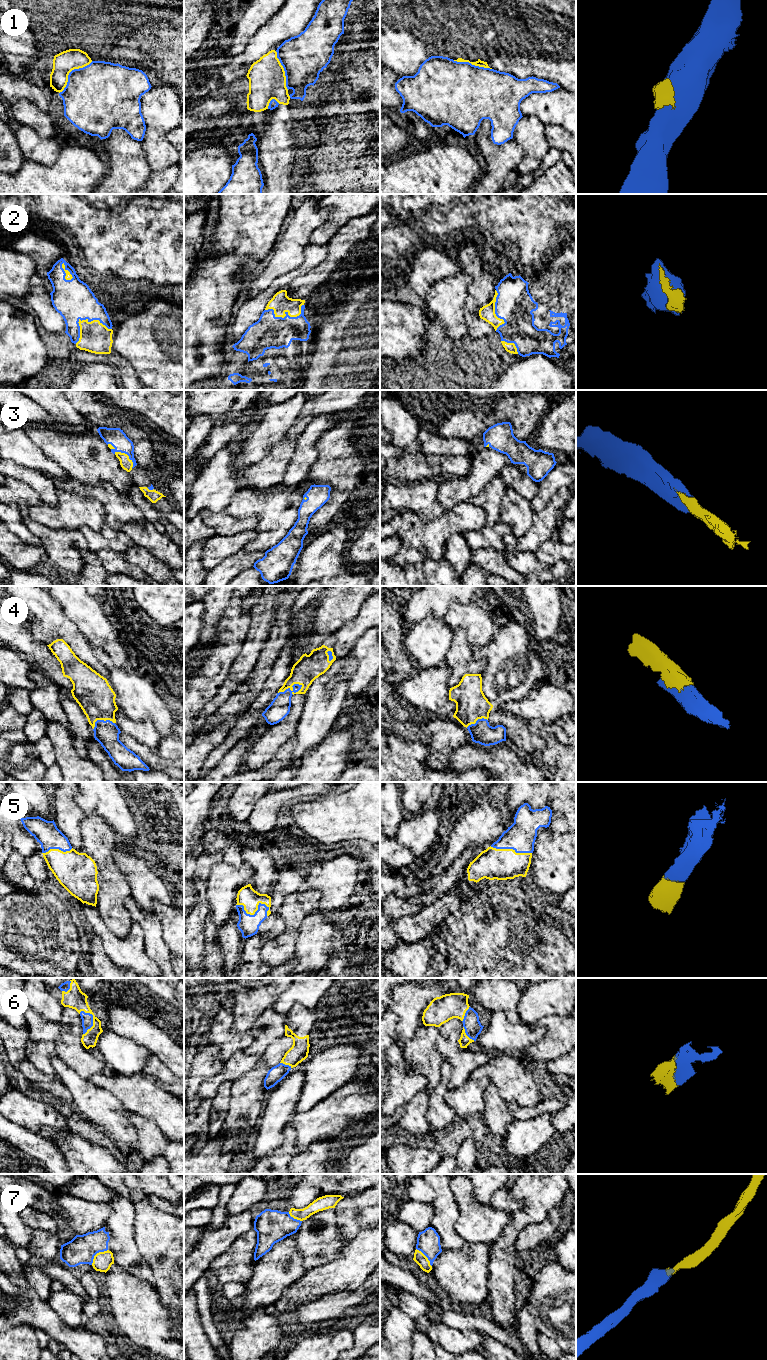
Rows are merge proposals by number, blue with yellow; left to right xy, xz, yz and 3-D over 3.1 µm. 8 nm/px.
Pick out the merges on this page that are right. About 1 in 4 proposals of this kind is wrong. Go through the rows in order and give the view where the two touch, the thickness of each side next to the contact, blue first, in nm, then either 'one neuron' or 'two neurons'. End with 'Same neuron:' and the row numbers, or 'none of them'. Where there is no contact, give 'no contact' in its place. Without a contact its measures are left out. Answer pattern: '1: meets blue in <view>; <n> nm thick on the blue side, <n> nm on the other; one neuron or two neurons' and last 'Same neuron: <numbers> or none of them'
1: meets blue in xy; 460 nm thick on the blue side, 180 nm on the other; two neurons
2: meets blue in xy; 320 nm thick on the blue side, 240 nm on the other; one neuron
3: meets blue in xy; 150 nm thick on the blue side, 90 nm on the other; one neuron
4: meets blue in xz; 160 nm thick on the blue side, 200 nm on the other; one neuron
5: meets blue in xz; 160 nm thick on the blue side, 160 nm on the other; one neuron
6: meets blue in xy; 100 nm thick on the blue side, 170 nm on the other; one neuron
7: meets blue in xy; 220 nm thick on the blue side, 150 nm on the other; one neuron
Same neuron: 2, 3, 4, 5, 6, 7

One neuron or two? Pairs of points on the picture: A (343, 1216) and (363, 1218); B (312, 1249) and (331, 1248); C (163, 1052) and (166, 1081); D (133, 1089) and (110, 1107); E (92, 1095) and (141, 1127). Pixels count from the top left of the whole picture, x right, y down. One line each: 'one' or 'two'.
A: one
B: one
C: two
D: two
E: two

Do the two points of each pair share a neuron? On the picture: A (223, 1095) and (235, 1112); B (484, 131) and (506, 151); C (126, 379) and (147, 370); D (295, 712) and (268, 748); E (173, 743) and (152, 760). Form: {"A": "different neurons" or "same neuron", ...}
{"A": "different neurons", "B": "same neuron", "C": "different neurons", "D": "same neuron", "E": "different neurons"}

